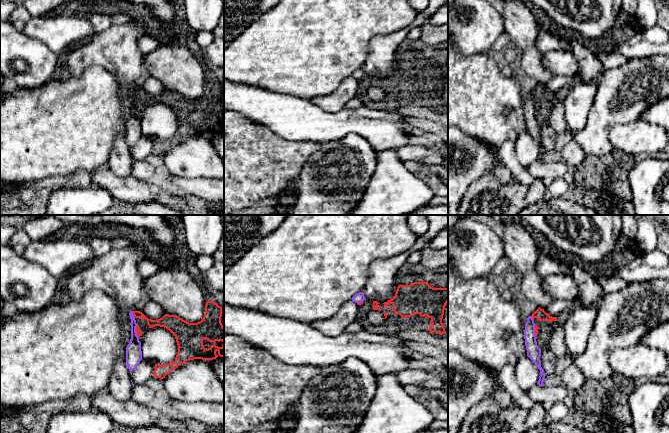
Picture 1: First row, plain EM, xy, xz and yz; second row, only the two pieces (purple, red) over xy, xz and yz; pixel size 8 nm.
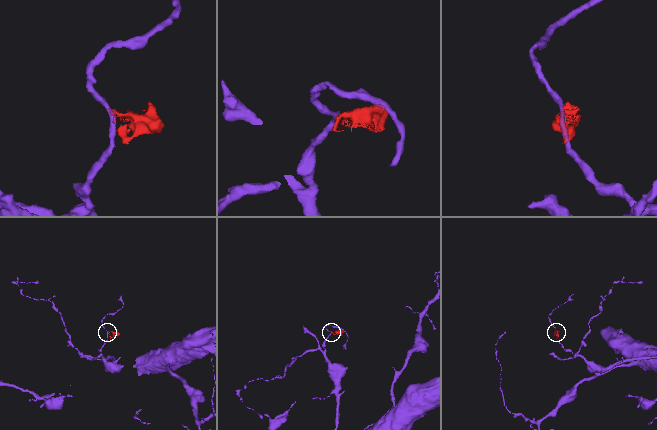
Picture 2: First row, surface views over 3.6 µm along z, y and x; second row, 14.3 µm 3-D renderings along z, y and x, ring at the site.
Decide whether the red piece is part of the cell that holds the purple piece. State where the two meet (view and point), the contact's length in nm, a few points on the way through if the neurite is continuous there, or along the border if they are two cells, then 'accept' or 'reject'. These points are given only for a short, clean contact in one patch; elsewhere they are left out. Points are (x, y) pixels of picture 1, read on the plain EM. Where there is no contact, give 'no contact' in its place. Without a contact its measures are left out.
meets purple in xy at (132, 90); contact 60 nm long; border along xy (132, 87), (135, 93); reject

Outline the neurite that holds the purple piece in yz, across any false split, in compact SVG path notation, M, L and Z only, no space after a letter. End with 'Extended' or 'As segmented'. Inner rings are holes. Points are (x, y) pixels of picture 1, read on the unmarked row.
M529 92L527 94L527 98L525 100L525 106L524 106L524 115L525 115L525 122L527 126L527 132L540 146L540 152L537 160L539 162L544 162L543 158L546 150L541 143L541 136L540 136L541 125L538 123L536 118L535 99L532 92Z. As segmented

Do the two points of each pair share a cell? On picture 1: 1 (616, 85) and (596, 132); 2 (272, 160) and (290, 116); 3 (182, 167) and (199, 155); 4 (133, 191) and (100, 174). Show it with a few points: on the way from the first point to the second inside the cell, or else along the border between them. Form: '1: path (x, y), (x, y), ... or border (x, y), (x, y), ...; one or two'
1: path (615, 97), (615, 101), (601, 120); one
2: border (261, 124), (282, 137), (304, 141); two
3: path (186, 163), (195, 157); one
4: path (125, 189), (118, 187), (108, 180); one

